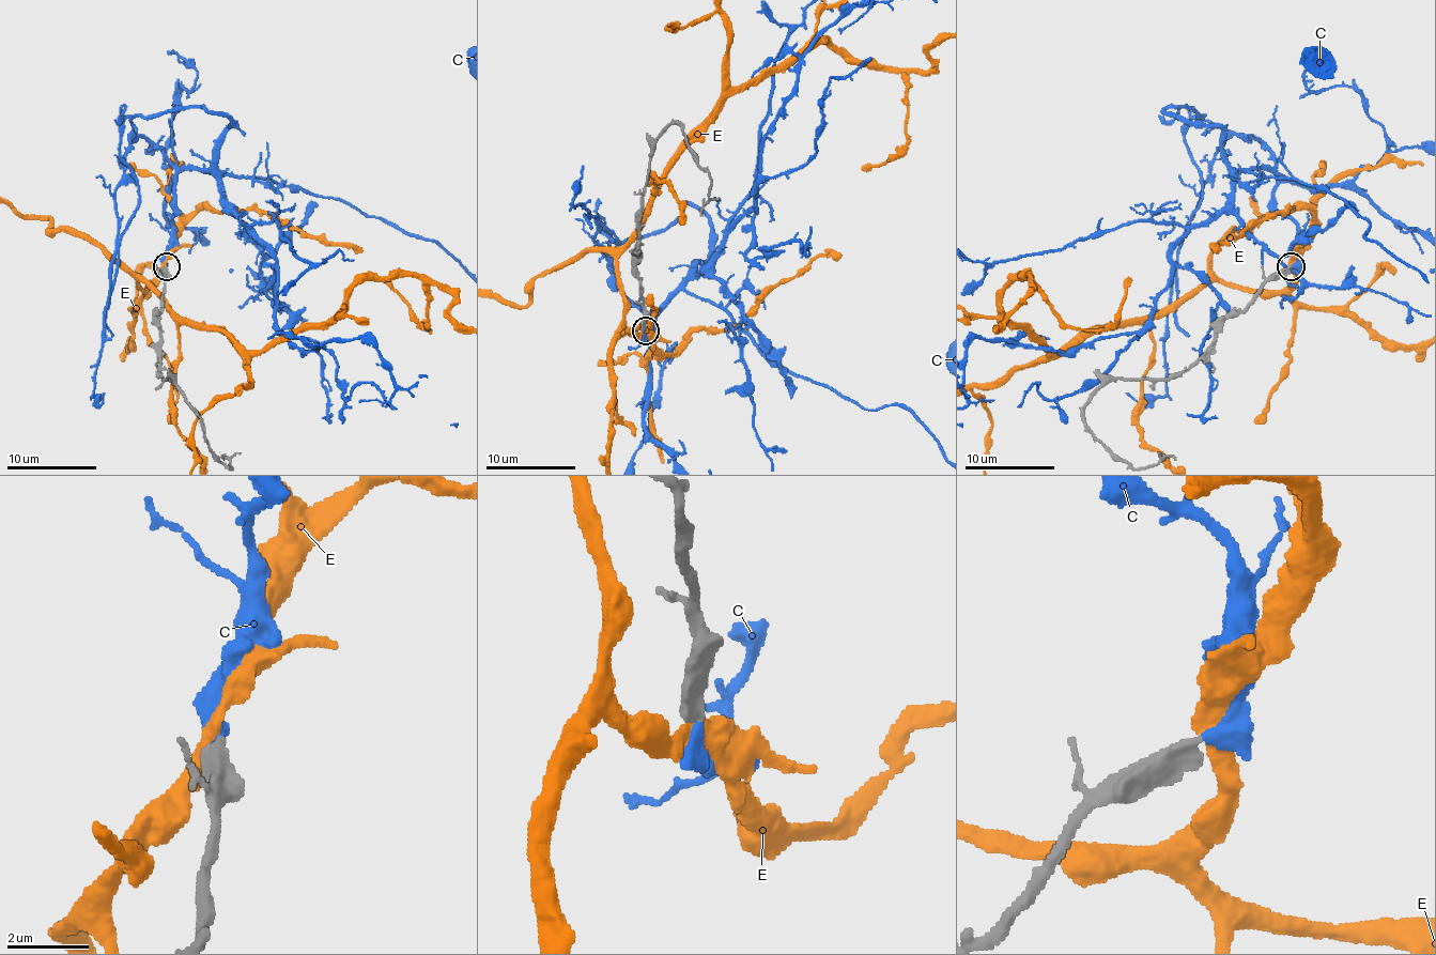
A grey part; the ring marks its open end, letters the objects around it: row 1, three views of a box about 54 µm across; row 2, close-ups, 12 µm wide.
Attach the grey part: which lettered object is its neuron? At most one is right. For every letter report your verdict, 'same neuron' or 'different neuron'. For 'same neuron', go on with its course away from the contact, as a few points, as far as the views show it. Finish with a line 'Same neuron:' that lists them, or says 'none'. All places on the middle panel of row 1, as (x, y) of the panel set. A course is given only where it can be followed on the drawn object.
C: same neuron
E: different neuron
Same neuron: C

